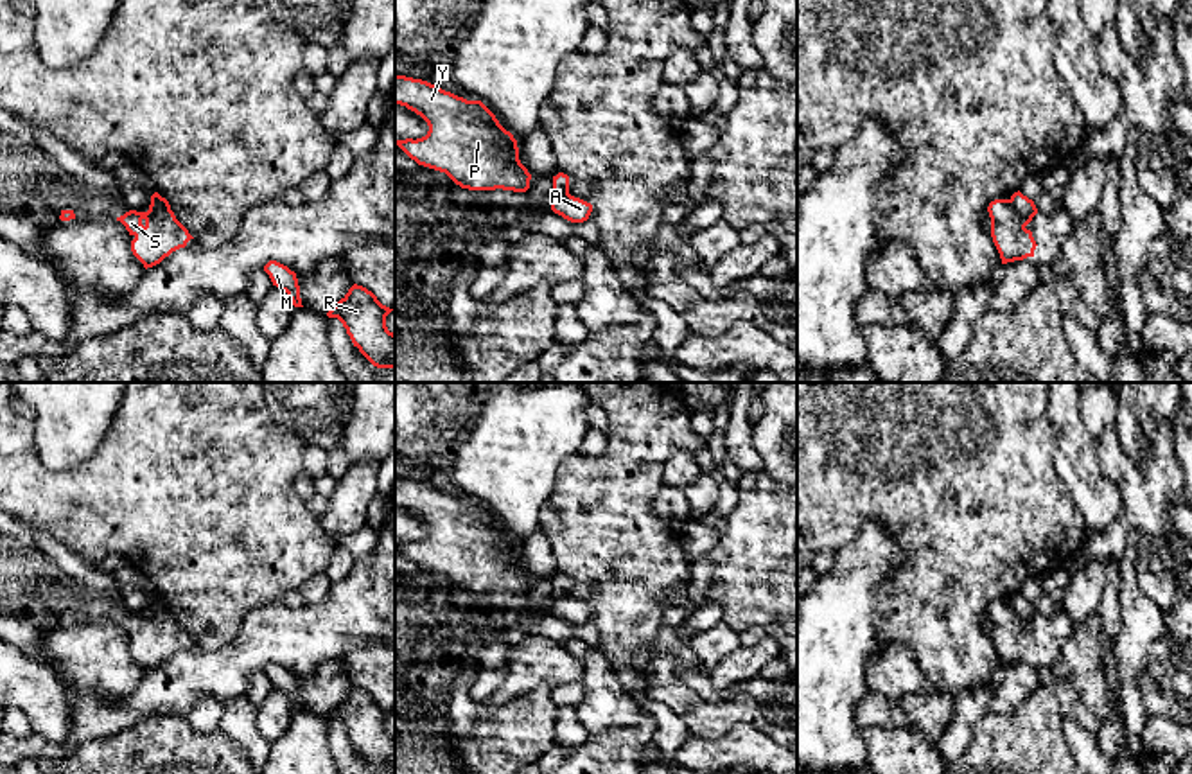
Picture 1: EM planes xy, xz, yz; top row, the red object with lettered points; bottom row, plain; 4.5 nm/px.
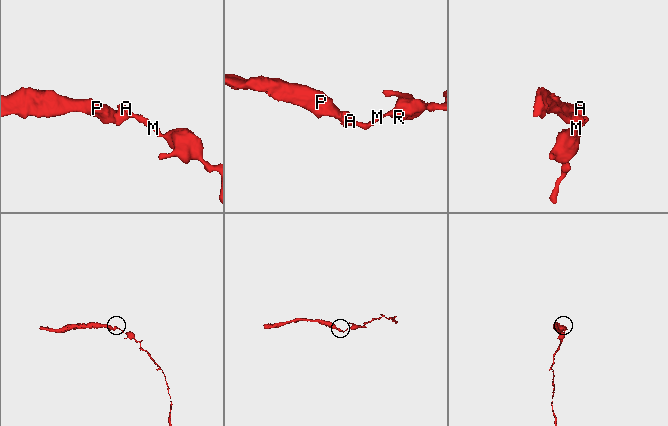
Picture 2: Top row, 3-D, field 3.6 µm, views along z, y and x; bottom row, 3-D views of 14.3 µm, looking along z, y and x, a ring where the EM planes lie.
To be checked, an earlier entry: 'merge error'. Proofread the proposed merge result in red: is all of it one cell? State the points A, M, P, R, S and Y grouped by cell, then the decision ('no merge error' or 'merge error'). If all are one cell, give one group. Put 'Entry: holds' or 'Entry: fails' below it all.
A M R / P S Y | merge error
Entry: holds

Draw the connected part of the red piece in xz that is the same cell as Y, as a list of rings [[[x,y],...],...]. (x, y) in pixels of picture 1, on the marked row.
[[[395,75],[395,104],[415,111],[429,126],[422,138],[395,140],[418,165],[445,172],[469,190],[526,192],[530,189],[531,174],[519,160],[517,140],[481,101],[467,101],[422,79]]]

